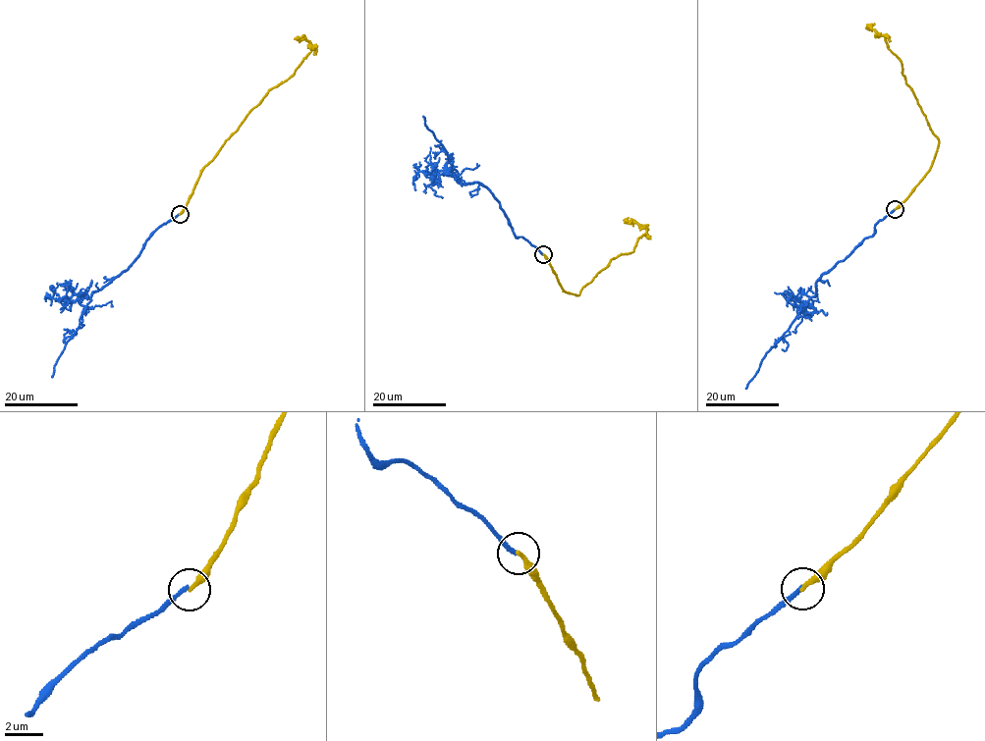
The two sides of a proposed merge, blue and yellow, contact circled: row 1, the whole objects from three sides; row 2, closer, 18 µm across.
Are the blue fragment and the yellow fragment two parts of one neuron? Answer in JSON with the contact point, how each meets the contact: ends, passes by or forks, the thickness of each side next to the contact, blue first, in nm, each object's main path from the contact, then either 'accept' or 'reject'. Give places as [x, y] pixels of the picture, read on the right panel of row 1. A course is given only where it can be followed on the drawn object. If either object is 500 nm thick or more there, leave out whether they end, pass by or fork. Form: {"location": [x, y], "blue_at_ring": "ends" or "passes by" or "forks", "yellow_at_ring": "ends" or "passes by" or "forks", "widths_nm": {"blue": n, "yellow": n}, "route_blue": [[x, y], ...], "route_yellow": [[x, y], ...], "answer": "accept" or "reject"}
{"location": [895, 209], "blue_at_ring": "ends", "yellow_at_ring": "ends", "widths_nm": {"blue": 240, "yellow": 240}, "route_blue": [[895, 209], [876, 224], [870, 237], [817, 281], [816, 294], [766, 353], [745, 389]], "route_yellow": [[895, 209], [930, 169], [938, 140], [902, 74], [902, 64], [883, 36], [867, 28]], "answer": "reject"}

